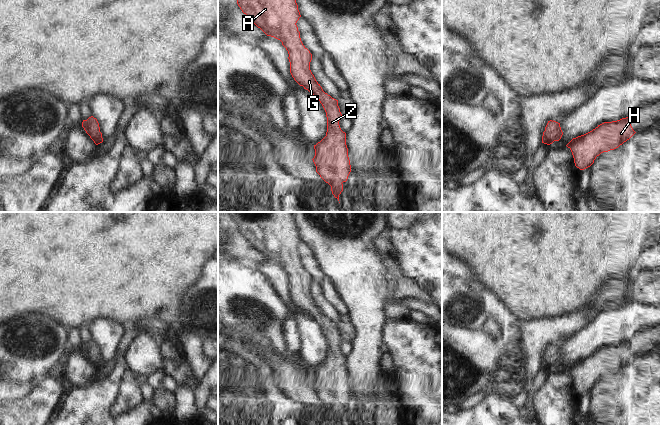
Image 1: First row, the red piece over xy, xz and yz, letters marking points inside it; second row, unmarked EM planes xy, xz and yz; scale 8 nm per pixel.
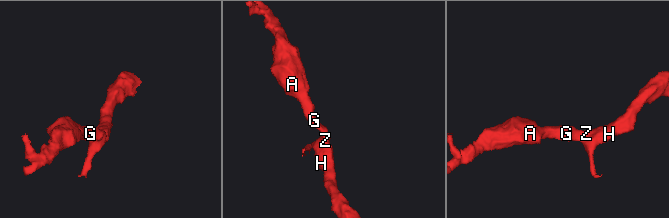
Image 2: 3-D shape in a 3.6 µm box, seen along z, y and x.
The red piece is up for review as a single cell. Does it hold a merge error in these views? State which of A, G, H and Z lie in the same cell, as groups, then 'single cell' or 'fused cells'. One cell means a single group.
A G H Z; single cell

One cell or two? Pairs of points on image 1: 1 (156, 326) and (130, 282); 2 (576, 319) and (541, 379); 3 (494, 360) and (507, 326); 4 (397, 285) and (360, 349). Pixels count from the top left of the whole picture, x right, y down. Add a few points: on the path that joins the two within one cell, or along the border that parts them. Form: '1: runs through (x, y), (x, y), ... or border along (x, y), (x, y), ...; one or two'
1: border along (170, 324), (153, 319), (140, 319), (129, 325); two
2: border along (542, 367), (528, 382); two
3: border along (499, 340), (506, 352); two
4: runs through (380, 298), (369, 309), (369, 332); one

